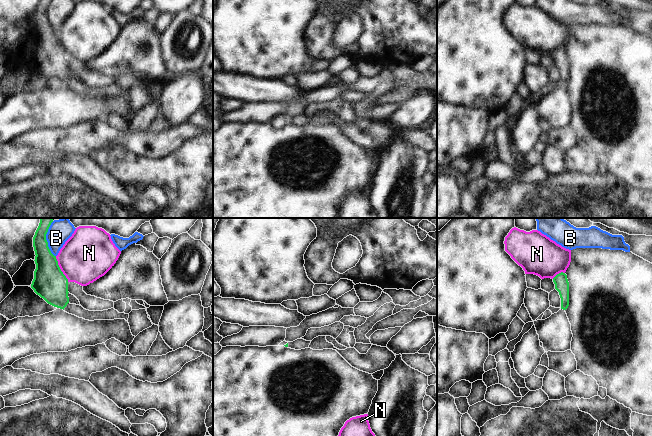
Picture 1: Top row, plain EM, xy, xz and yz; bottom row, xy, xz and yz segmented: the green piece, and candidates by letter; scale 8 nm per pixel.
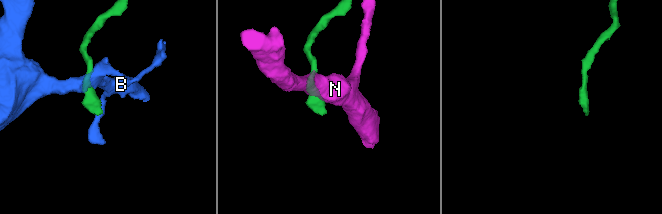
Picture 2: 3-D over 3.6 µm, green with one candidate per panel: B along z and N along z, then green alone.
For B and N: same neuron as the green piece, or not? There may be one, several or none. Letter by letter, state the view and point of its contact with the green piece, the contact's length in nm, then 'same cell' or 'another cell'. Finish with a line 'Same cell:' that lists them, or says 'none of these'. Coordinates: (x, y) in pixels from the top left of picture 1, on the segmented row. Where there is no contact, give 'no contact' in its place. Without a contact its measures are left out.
B: xy (45, 239) | 280 nm | another cell
N: xy (60, 269) | 240 nm | another cell
Same cell: none of these

